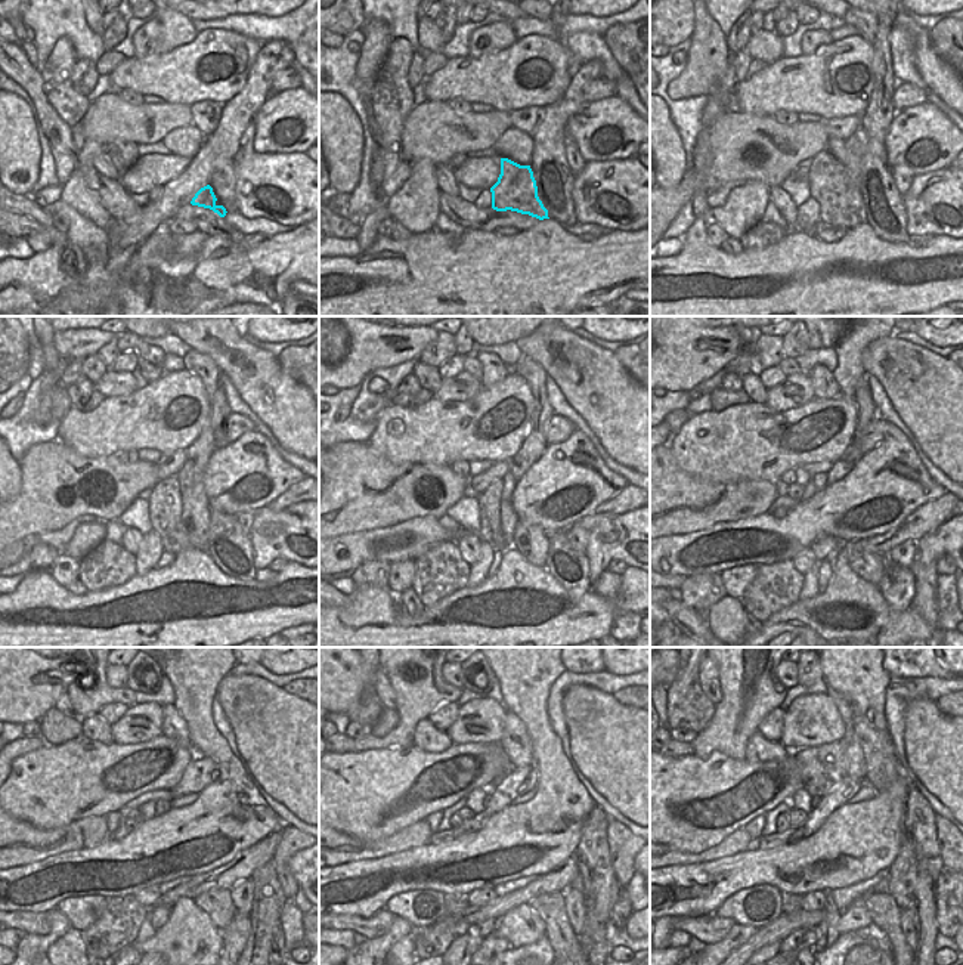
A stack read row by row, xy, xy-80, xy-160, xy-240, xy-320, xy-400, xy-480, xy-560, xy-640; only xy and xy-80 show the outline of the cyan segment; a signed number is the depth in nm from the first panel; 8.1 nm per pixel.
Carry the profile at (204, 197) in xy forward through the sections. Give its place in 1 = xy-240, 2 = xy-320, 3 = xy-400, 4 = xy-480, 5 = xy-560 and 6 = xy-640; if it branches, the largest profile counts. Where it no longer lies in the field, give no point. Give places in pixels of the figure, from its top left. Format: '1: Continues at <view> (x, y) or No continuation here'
1: Continues at xy-240 (164, 503)
2: Continues at xy-320 (489, 501)
3: Continues at xy-400 (820, 481)
4: Continues at xy-480 (161, 806)
5: Continues at xy-560 (488, 798)
6: Continues at xy-640 (816, 800)

